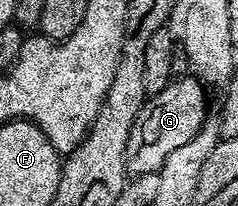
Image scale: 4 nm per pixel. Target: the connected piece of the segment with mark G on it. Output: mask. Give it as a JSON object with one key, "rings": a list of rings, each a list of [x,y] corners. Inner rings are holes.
{"rings":[[[187,75],[171,80],[164,91],[147,96],[128,135],[127,174],[157,173],[172,151],[180,151],[180,147],[184,147],[184,143],[188,143],[188,139],[200,131],[208,116],[205,91],[203,82],[193,75]]]}

